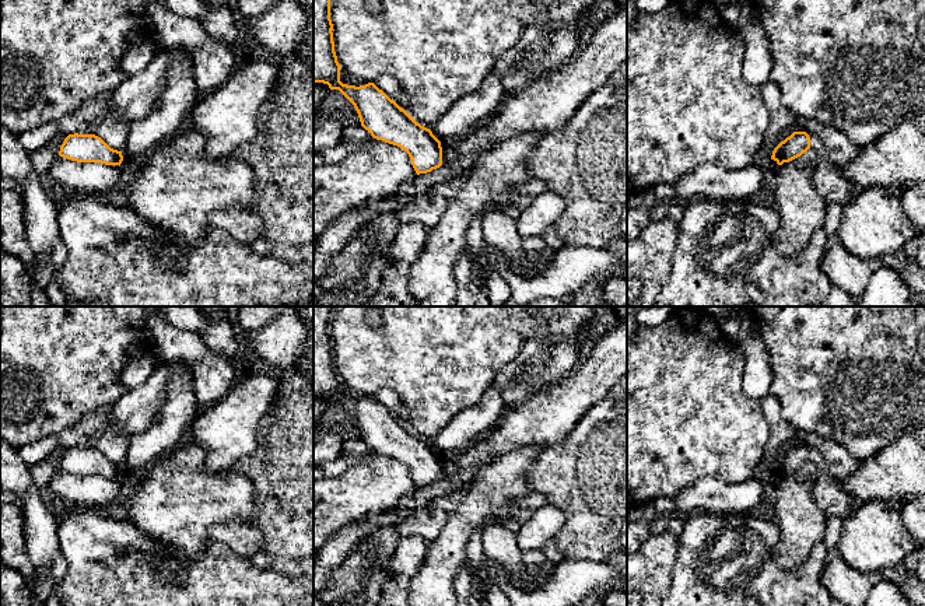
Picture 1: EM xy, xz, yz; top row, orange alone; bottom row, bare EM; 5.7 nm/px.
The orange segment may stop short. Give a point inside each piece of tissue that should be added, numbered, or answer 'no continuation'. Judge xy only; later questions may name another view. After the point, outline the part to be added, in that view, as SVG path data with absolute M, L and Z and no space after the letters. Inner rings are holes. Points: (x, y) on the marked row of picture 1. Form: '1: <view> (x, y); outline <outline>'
no continuation

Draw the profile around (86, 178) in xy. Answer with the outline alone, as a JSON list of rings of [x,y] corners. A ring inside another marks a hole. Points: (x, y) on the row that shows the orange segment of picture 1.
[[[57,155],[49,167],[50,176],[73,193],[101,195],[115,188],[120,165],[77,162]]]

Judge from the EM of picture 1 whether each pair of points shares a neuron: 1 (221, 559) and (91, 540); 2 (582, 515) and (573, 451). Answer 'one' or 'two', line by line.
1: one
2: one

